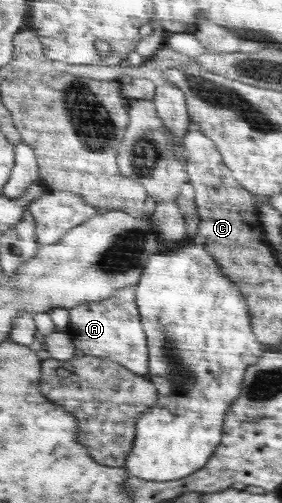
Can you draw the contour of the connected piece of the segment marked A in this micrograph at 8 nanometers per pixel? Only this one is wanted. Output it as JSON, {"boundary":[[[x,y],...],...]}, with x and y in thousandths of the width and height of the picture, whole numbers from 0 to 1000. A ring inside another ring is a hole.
{"boundary":[[[443,569],[372,596],[298,600],[248,620],[252,650],[241,660],[280,704],[365,710],[436,726],[493,748],[525,750],[521,672],[479,596],[479,569]]]}

